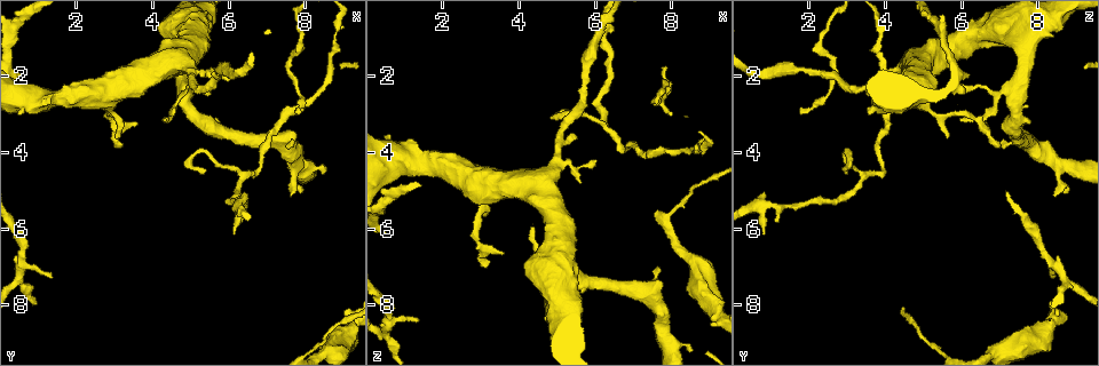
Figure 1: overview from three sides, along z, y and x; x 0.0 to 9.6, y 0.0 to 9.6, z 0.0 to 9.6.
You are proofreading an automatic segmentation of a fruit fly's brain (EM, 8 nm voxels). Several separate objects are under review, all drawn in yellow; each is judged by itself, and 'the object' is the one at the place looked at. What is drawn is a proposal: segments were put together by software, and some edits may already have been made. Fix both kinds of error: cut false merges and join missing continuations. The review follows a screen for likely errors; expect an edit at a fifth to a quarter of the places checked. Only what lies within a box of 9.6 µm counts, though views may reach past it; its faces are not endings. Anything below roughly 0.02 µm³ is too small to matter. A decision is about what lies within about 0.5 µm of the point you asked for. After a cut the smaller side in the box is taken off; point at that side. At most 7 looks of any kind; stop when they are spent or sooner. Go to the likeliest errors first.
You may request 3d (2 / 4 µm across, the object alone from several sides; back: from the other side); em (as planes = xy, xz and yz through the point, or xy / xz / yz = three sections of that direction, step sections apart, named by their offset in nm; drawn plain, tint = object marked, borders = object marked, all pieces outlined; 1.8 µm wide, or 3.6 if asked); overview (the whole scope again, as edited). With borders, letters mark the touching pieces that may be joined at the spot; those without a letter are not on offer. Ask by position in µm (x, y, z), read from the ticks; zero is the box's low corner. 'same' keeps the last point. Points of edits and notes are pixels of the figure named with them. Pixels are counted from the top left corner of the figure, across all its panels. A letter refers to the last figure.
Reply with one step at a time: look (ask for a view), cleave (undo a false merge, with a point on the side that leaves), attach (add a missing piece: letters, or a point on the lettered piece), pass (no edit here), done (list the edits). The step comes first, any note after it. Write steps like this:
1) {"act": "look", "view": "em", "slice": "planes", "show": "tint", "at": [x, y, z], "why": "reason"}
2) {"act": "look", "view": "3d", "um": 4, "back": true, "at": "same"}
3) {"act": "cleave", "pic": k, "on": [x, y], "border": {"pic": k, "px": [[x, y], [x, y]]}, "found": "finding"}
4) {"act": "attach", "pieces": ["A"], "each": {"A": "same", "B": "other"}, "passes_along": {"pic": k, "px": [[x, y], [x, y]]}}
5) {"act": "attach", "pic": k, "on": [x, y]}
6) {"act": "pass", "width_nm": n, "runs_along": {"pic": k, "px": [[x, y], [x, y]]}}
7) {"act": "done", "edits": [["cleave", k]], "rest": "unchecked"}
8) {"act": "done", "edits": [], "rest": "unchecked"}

{"act": "look", "view": "em", "slice": "yz", "step": 4, "show": "tint", "at": [3.00, 3.60, 5.65], "why": "free end"}

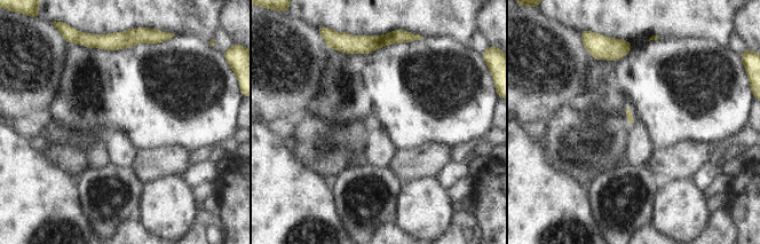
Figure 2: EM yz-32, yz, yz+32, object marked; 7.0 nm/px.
{"act": "look", "view": "em", "slice": "planes", "show": "borders", "at": "same", "why": "another direction"}

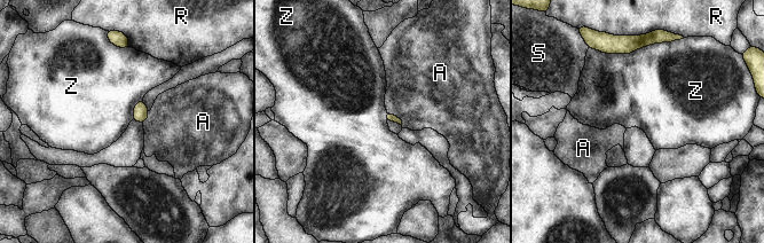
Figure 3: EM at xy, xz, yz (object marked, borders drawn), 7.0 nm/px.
{"act": "pass", "longest_contact_nm": ["Z", 380], "each": {"A": "other", "R": "other", "S": "other", "Z": "other"}, "border": {"pic": 3, "px": [[652, 42], [627, 54], [600, 52]]}, "found": "no lettered piece goes on from it"}

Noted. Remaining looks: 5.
{"act": "look", "view": "em", "slice": "planes", "show": "borders", "at": [5.55, 1.80, 4.75], "why": "an open end"}

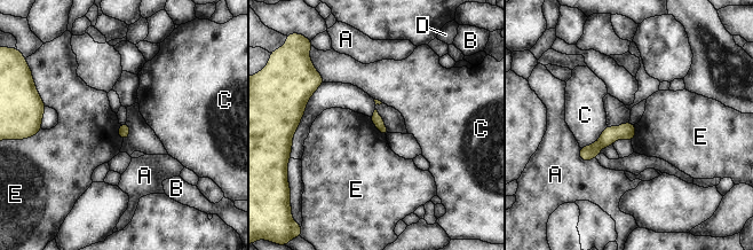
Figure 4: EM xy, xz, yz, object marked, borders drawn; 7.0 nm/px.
{"act": "pass", "longest_contact_nm": ["C", 260], "each": {"A": "other", "B": "other", "C": "other", "D": "other", "E": "other"}, "runs_along": {"pic": 4, "px": [[632, 127], [610, 134], [583, 156]]}, "found": "none of them fits"}

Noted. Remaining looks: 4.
{"act": "look", "view": "3d", "um": 2, "at": [8.00, 5.05, 8.75], "why": "an open end"}

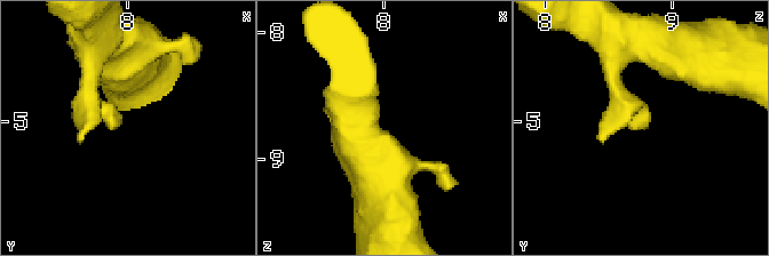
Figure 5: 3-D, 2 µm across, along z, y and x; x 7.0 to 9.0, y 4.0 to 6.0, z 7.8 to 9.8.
{"act": "look", "view": "em", "slice": "planes", "show": "borders", "at": [7.92, 5.00, 8.82], "why": "need the tissue"}

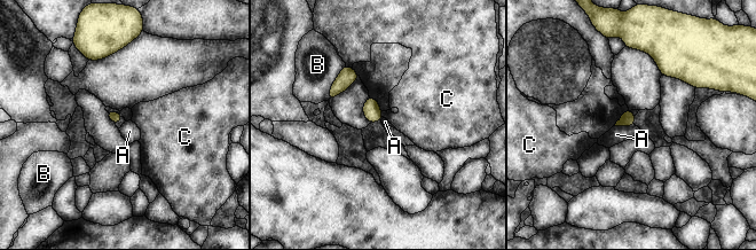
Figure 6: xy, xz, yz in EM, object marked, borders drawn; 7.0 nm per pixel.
{"act": "pass", "each": {"A": "other", "B": "other", "C": "other"}, "border": {"pic": 6, "px": [[634, 124], [615, 126]]}, "found": "none of them fits"}

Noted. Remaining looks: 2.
{"act": "done", "edits": [], "rest": "unchecked"}

